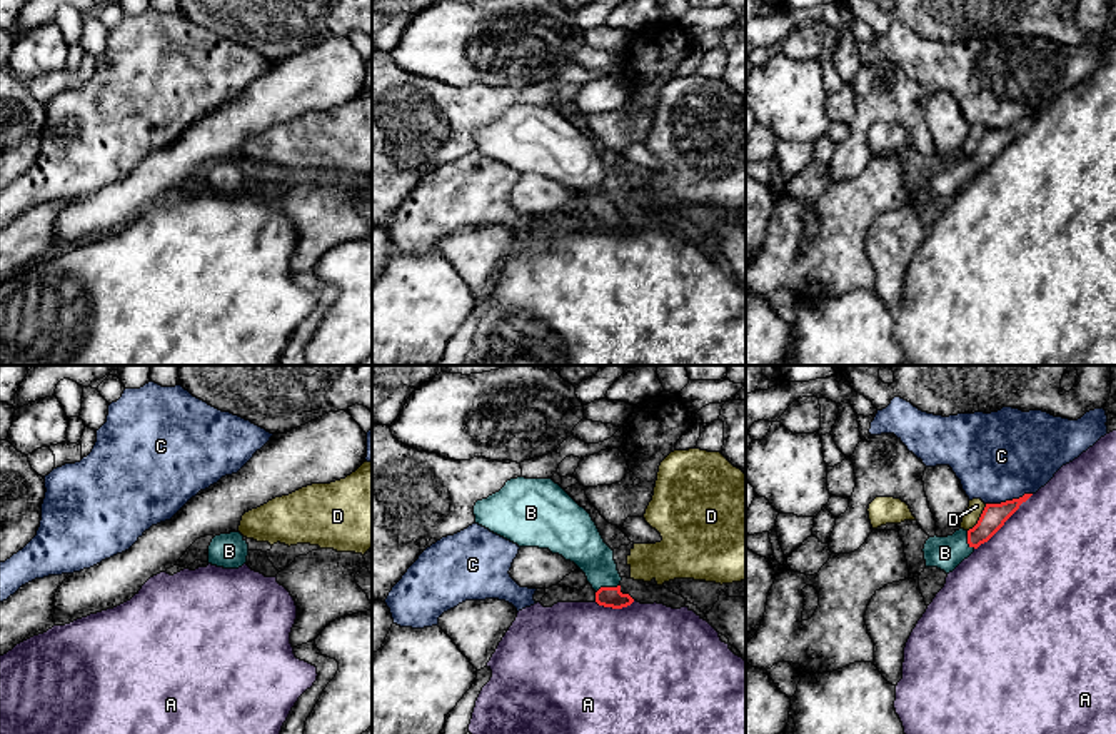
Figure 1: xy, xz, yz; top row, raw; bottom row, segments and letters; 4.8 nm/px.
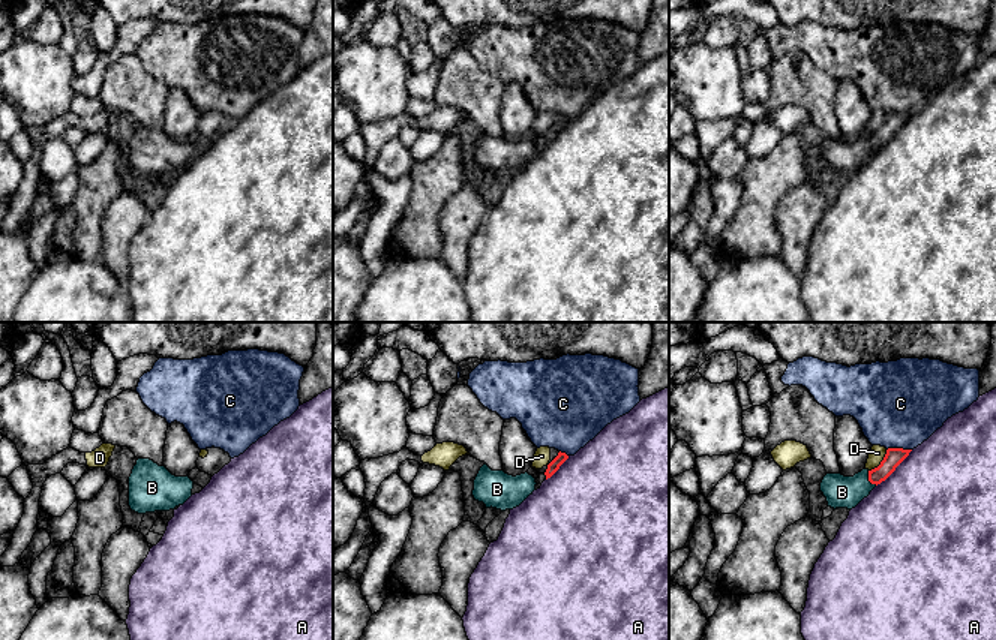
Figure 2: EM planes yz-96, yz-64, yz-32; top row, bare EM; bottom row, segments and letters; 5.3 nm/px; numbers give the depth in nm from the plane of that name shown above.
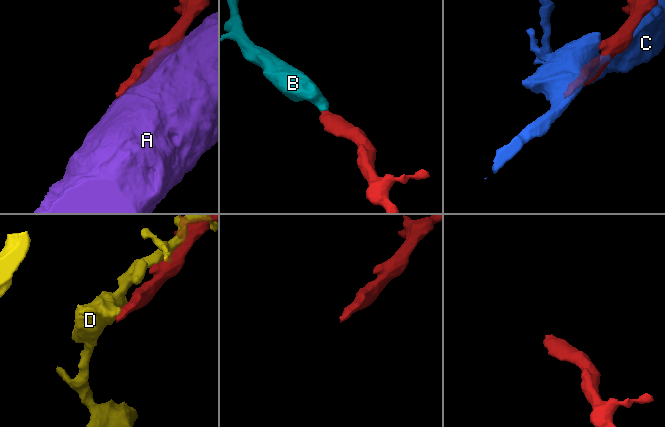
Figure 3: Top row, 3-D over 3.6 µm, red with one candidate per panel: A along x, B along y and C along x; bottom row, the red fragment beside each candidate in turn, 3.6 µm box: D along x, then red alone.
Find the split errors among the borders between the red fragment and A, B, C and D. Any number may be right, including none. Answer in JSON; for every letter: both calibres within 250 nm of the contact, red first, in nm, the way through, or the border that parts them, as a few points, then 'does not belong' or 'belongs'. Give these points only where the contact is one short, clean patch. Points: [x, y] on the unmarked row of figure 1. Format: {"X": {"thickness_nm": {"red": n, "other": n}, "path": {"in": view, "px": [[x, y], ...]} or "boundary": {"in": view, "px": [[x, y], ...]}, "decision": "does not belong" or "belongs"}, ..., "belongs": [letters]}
{"A": {"thickness_nm": {"red": 120, "other": 500}, "decision": "does not belong"}, "B": {"thickness_nm": {"red": 100, "other": 200}, "path": {"in": "xz", "px": [[613, 224], [608, 214], [596, 186], [583, 170]]}, "decision": "belongs"}, "C": {"thickness_nm": {"red": 120, "other": 440}, "decision": "does not belong"}, "D": {"thickness_nm": {"red": 120, "other": 80}, "decision": "does not belong"}, "belongs": ["B"]}

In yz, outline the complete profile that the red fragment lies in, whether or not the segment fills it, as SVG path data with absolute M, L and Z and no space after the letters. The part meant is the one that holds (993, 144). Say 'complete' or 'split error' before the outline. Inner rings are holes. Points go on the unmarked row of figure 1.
split error | M1024 120L1019 125L1001 130L986 130L973 155L959 155L948 163L929 163L922 175L926 194L938 194L946 200L953 199L981 170L988 168L1031 122Z

